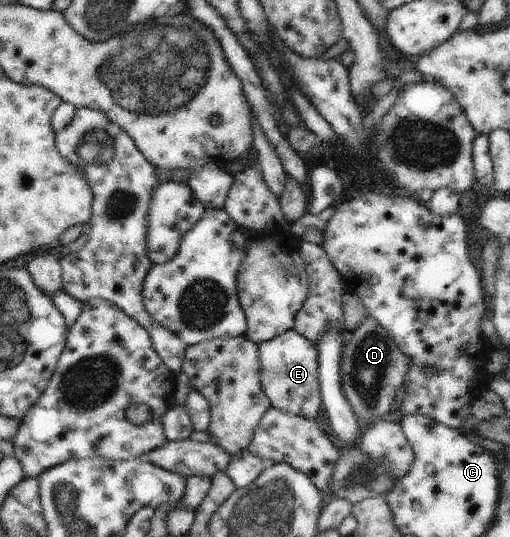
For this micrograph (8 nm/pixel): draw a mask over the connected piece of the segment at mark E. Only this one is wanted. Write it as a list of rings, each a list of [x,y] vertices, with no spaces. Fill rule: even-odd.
[[[294,328],[286,330],[282,335],[259,345],[260,383],[264,393],[270,398],[271,406],[293,413],[310,420],[316,419],[323,401],[319,384],[319,349],[317,344],[306,339]]]

